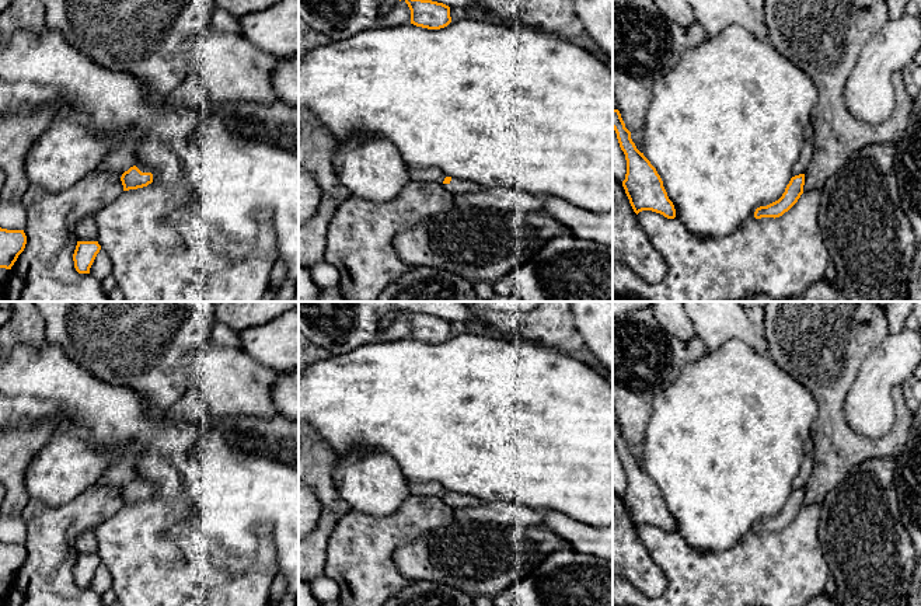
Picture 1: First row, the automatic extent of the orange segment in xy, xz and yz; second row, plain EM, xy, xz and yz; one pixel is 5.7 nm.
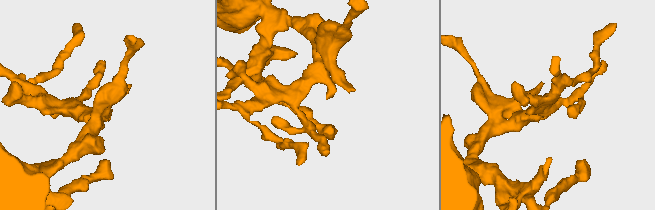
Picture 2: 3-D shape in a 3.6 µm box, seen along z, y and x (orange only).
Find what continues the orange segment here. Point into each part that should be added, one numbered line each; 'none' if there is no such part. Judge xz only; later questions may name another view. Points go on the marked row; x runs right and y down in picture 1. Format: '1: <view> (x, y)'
1: xz (456, 185)

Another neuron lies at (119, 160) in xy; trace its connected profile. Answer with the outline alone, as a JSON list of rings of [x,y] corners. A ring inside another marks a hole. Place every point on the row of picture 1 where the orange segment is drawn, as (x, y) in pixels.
[[[126,142],[119,149],[108,153],[102,163],[97,167],[101,173],[123,174],[136,164],[135,143]]]

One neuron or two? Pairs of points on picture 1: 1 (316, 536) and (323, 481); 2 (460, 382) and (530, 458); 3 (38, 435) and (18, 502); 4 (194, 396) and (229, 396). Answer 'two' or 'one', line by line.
1: one
2: one
3: one
4: two

